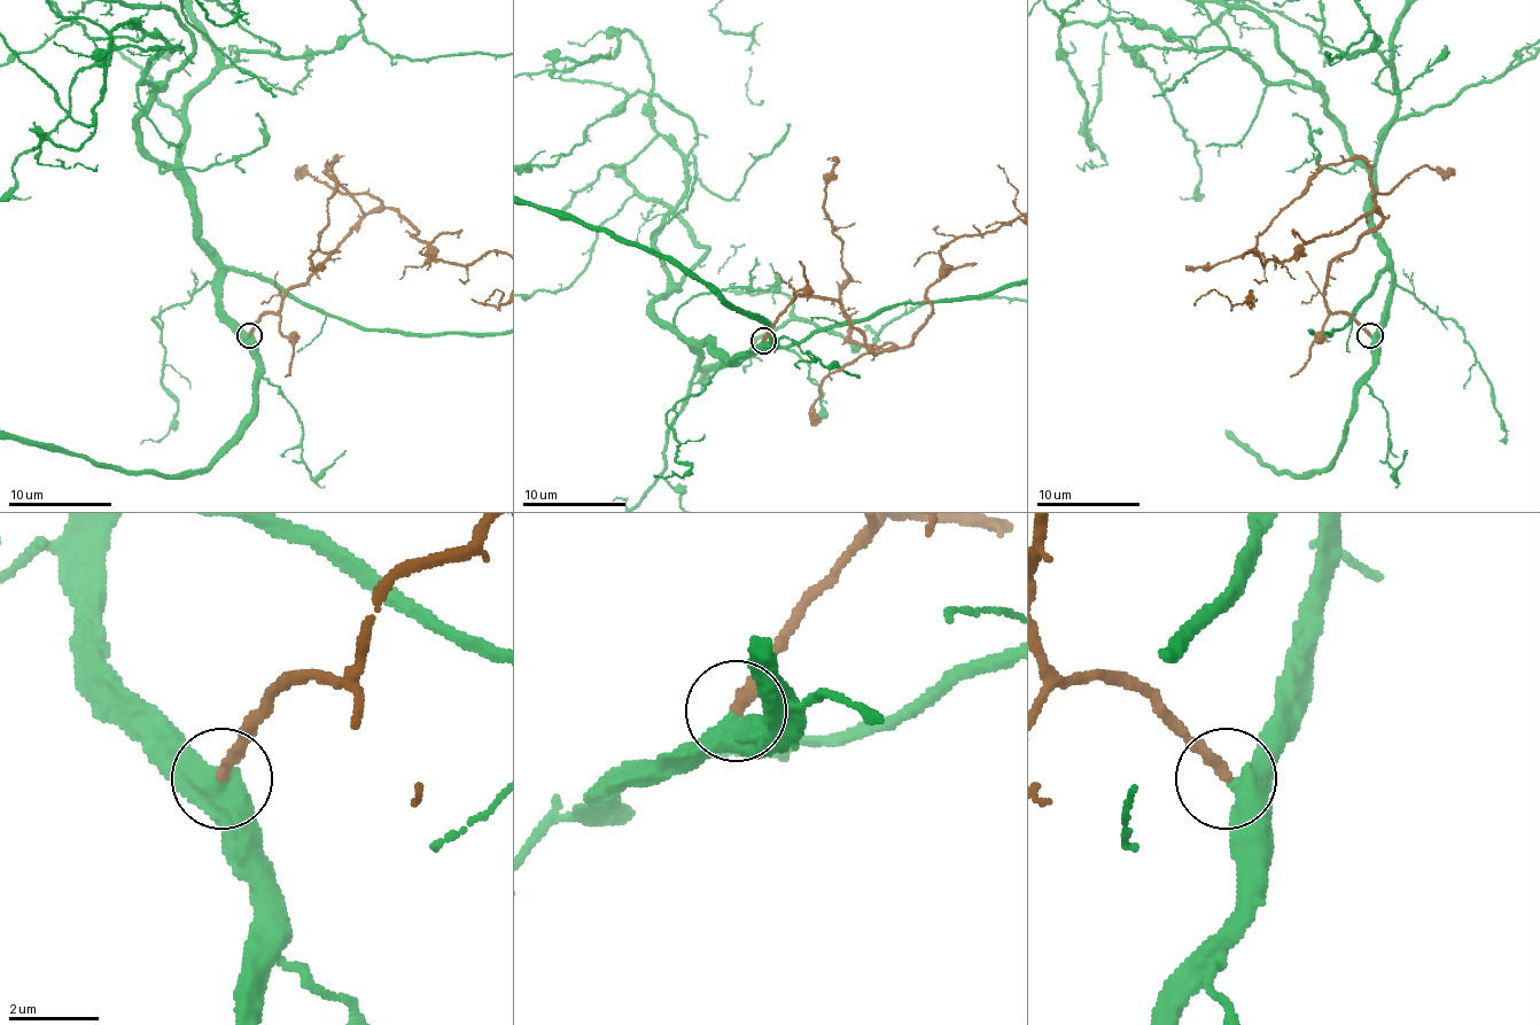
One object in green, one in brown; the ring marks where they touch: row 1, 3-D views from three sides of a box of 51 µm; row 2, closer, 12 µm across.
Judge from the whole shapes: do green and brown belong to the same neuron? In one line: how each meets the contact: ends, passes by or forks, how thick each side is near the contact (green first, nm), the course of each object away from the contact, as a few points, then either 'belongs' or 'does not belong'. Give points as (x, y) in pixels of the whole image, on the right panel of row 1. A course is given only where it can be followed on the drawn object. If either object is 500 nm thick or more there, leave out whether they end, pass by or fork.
calibres 550 and 260 nm; course brown (1370, 335), (1331, 312), (1324, 286), (1375, 209), (1291, 257), (1244, 255), (1242, 304), (1213, 288), (1192, 304); belongs

